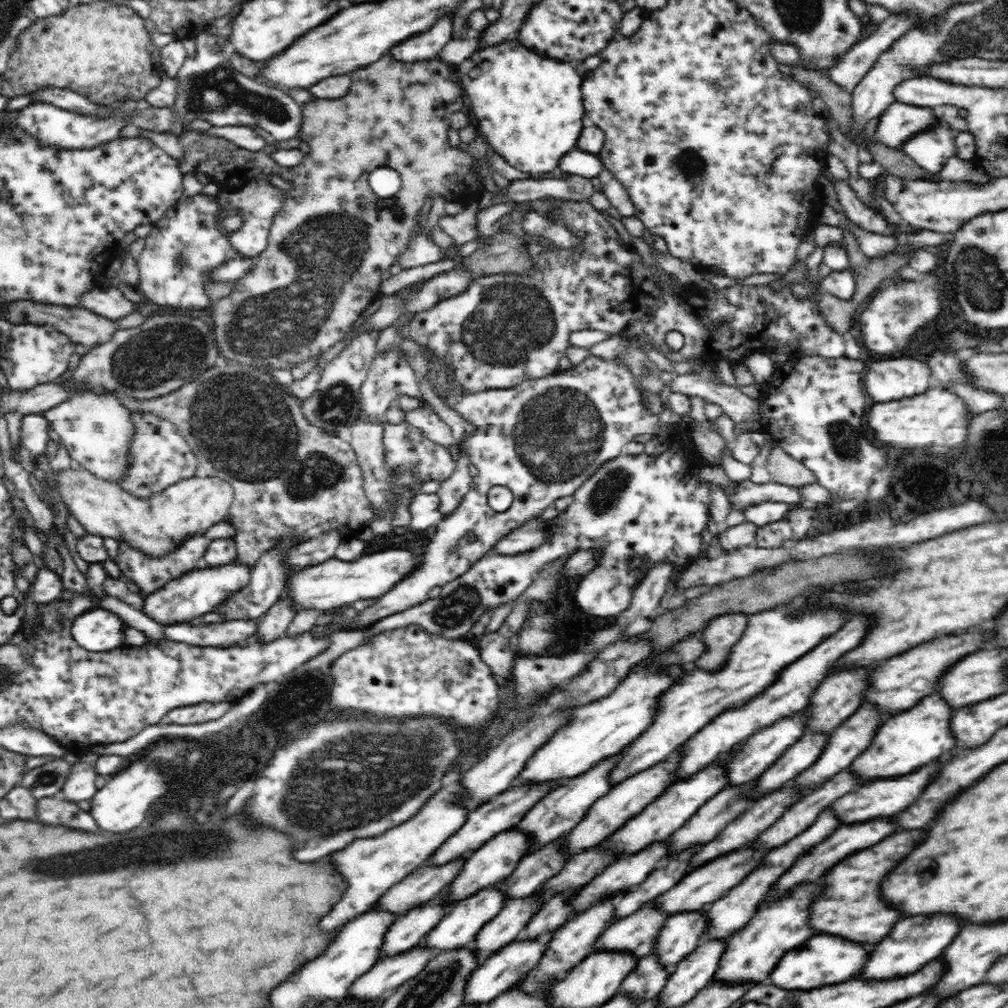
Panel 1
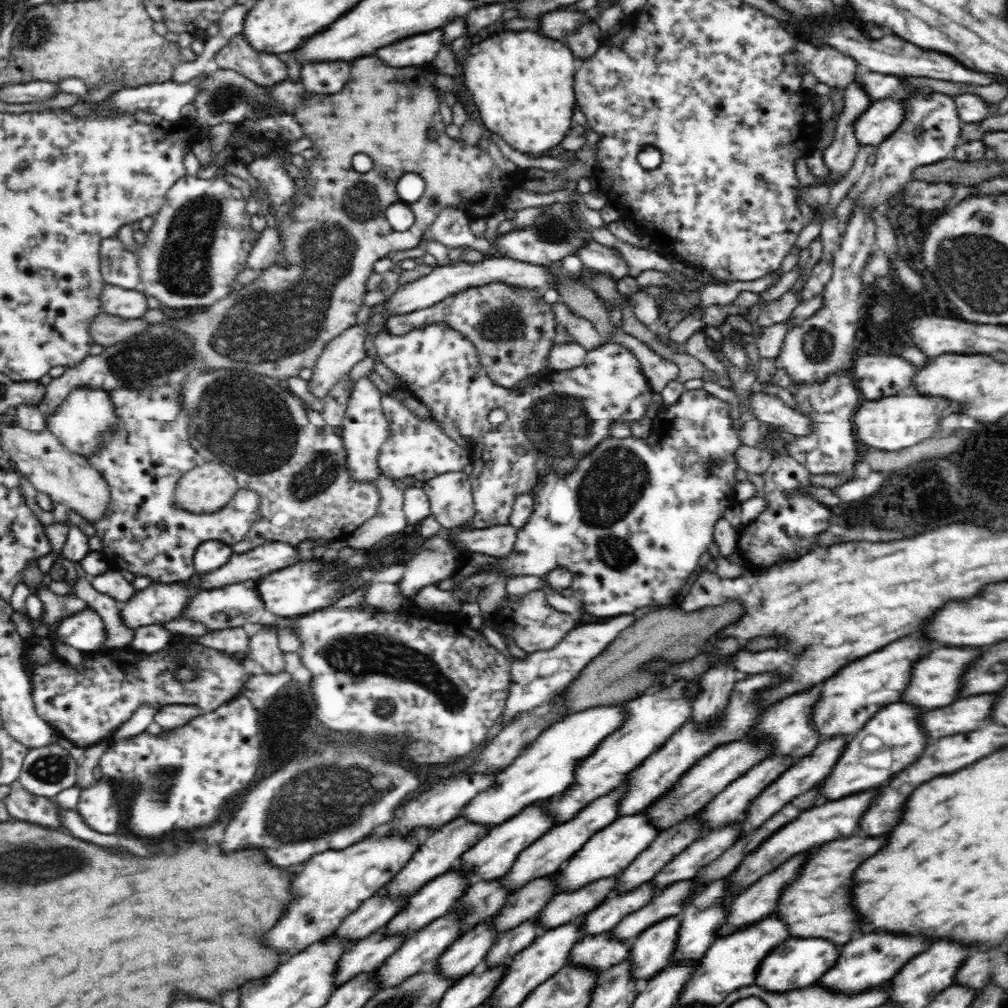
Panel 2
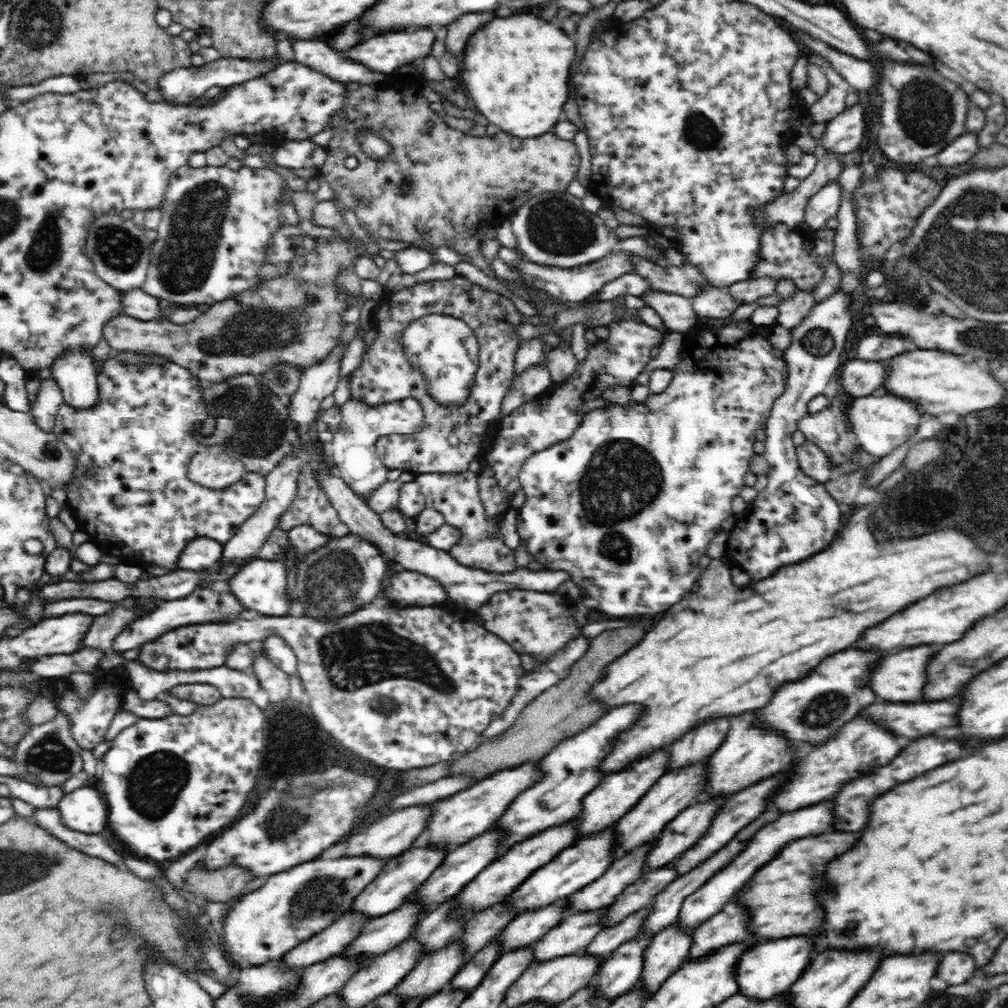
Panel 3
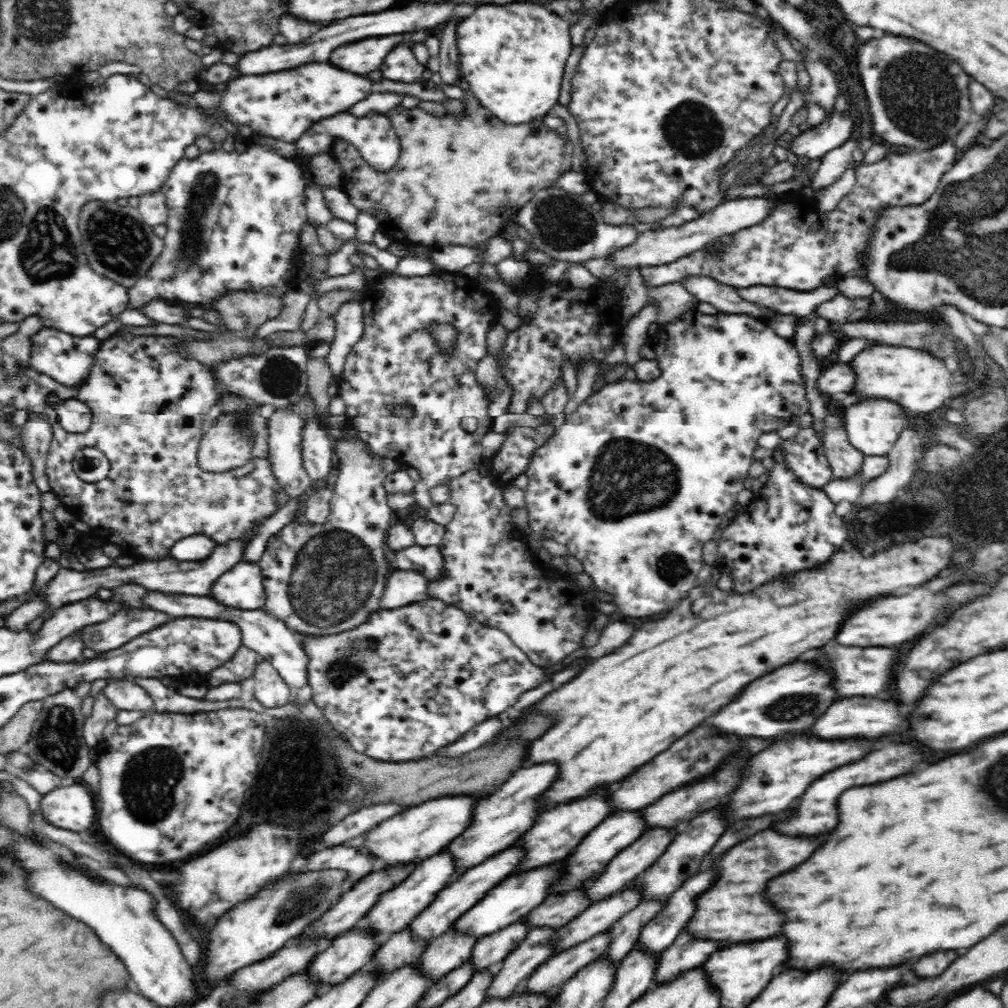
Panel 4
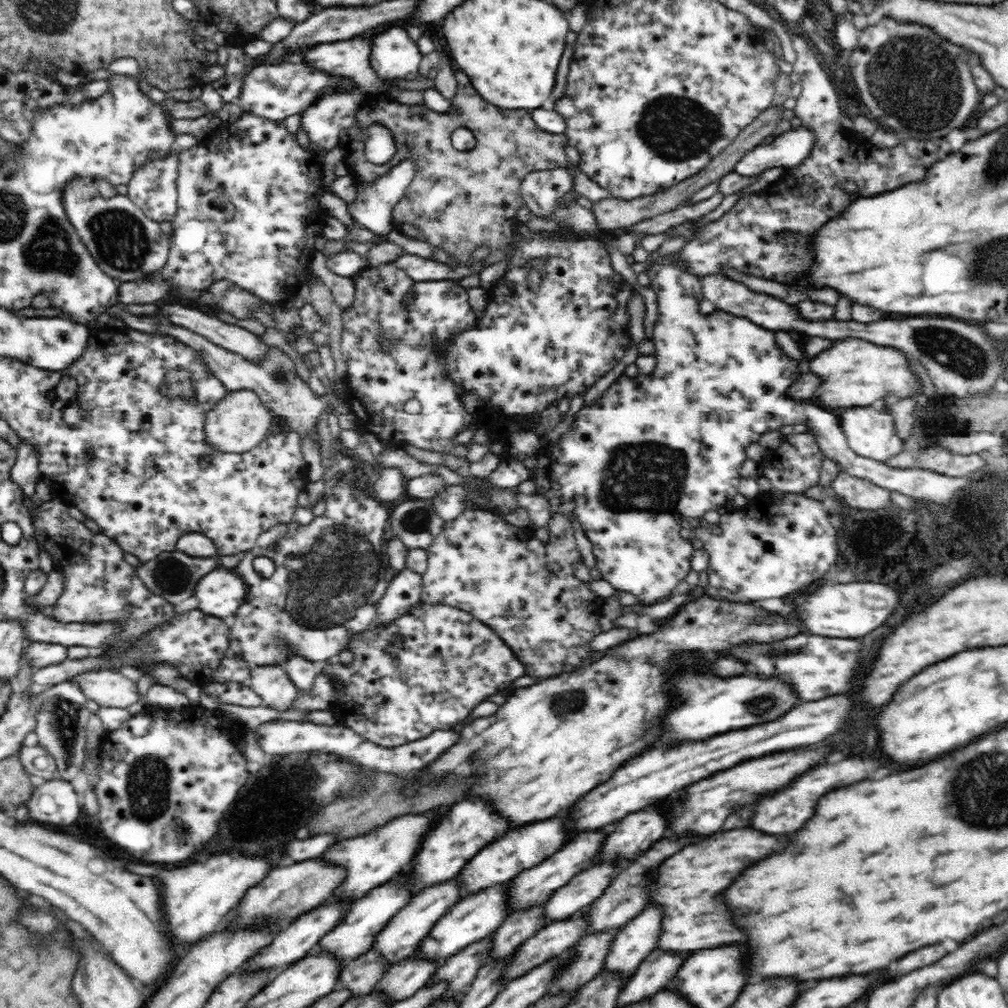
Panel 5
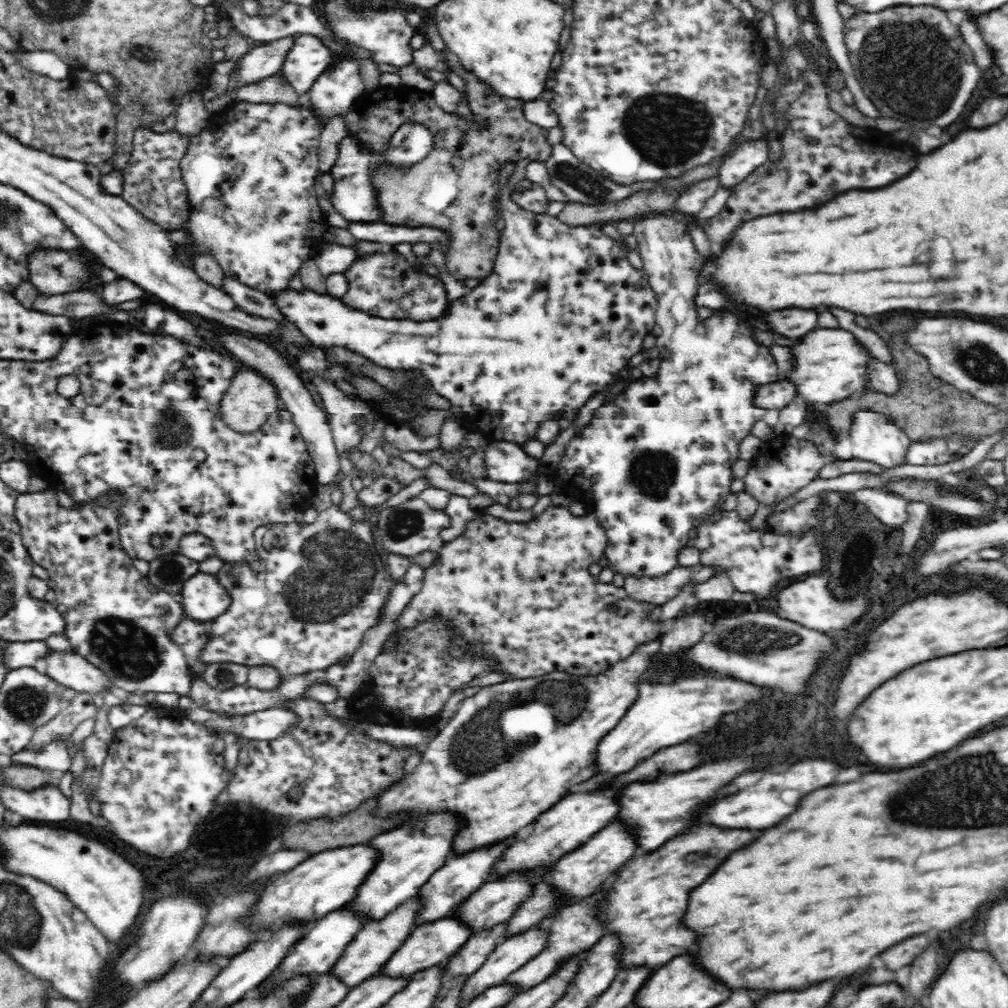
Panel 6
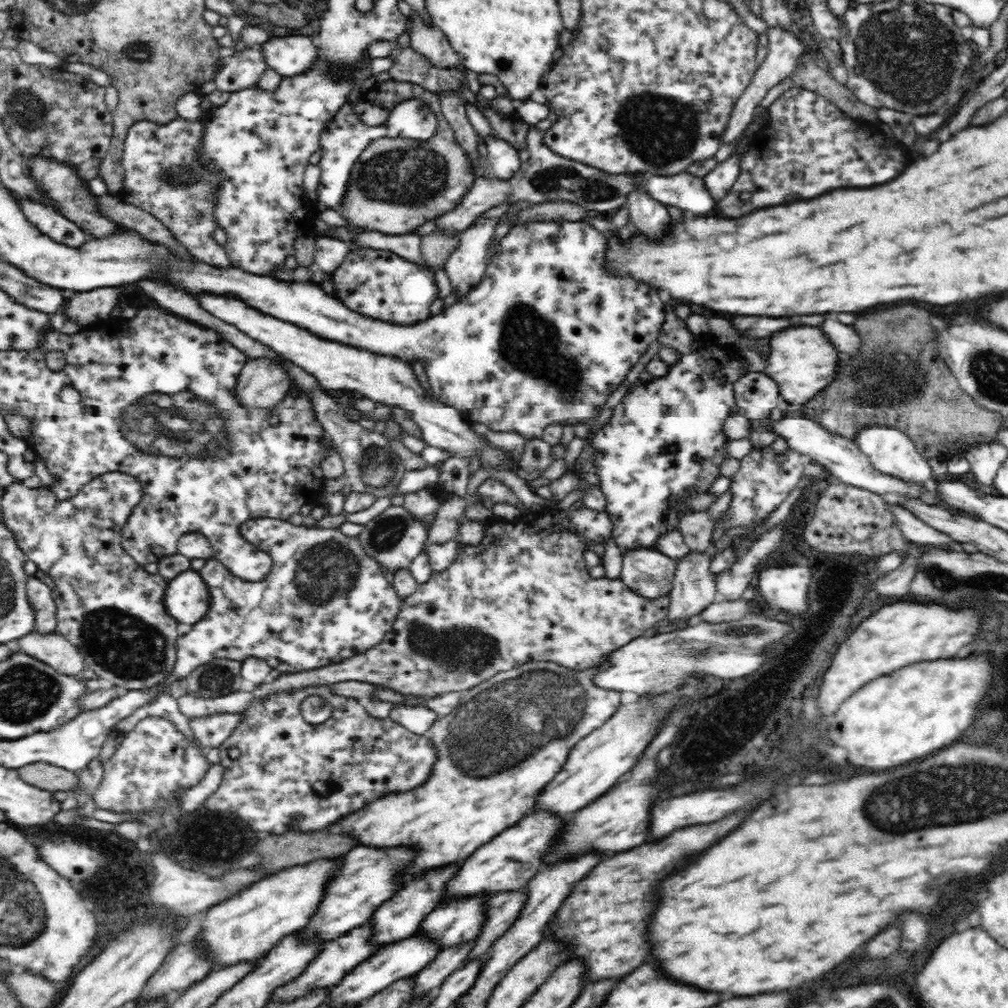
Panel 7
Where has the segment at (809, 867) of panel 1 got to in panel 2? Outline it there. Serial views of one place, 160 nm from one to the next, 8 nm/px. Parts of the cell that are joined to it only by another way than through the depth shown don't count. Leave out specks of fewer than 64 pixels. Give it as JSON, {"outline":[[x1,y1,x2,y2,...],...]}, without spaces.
{"outline":[[804,854,792,856,784,862,784,866,778,866,774,872,760,878,760,882,755,882,754,886,750,885,738,894,729,903,725,923,717,930,716,937,726,937,736,929,743,929,762,920,766,914,772,914,778,906,780,890,792,882,792,876,796,876,796,870,800,870,800,862,804,862]]}

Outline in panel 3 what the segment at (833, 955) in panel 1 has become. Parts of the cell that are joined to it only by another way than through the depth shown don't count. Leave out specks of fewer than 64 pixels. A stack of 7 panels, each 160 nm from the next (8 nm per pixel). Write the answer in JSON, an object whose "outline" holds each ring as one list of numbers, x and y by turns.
{"outline":[[792,936,792,938,780,938,780,940,772,940,766,944,758,944,752,950,748,950,744,954,744,958,738,959,737,966,733,970,733,976,737,978,738,993,754,996,751,1000,758,998,774,998,776,994,780,994,780,990,788,990,788,986,792,986,792,982,796,982,796,978,800,978,800,974,804,974,804,966,808,966,810,956,814,952,814,944,808,942,808,938,804,936]]}

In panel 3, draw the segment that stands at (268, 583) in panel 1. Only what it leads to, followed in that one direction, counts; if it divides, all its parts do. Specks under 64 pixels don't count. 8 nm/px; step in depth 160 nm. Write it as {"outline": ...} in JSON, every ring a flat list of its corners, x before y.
{"outline":[[198,587,184,598,160,602,158,608,154,609,150,614,127,624,126,628,113,640,112,648,116,654,124,653,127,650,136,648,136,646,140,646,140,644,149,643,172,629,193,624,228,623,234,619,242,618,244,612,247,613,248,617,252,614,230,591,226,590,217,593,210,587]]}

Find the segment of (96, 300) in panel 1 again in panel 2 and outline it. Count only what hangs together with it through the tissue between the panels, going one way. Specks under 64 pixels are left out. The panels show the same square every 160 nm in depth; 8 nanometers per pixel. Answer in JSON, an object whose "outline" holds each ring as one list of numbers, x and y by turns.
{"outline":[[106,283,102,291,103,312,123,319,140,319,148,310,143,294,141,289,124,290]]}

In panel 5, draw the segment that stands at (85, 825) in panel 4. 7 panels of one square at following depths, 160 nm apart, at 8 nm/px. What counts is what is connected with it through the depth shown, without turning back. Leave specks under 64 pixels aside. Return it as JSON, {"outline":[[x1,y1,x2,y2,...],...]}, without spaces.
{"outline":[[56,777,42,782,26,805,29,816,38,822,70,826,82,814,81,798,70,781]]}

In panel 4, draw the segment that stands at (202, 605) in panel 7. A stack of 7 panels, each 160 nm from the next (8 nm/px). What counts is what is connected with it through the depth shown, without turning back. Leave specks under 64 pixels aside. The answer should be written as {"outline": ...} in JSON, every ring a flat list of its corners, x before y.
{"outline":[[245,560,236,564,216,580,209,596,230,608,264,608,265,588,260,565]]}

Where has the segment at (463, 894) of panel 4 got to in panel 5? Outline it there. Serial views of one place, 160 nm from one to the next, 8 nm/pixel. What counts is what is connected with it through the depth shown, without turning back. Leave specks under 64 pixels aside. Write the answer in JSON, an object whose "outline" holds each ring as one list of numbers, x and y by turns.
{"outline":[[450,879,419,889,417,895,404,907,392,920,376,935,372,949,381,952,389,964,395,965,406,957,414,956,421,942,425,939,432,927,444,916,450,908,459,903,465,897,465,893,457,886,457,881]]}

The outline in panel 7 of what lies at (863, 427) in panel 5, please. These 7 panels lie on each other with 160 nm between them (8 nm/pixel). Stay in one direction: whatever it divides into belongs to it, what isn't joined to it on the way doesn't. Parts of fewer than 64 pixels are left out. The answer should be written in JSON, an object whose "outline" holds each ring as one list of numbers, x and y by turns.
{"outline":[[867,425,866,429,855,434,855,443,872,466,890,477,900,478,909,484,924,484,934,480,935,475,930,469,928,460,921,455,912,439,901,430,882,425]]}

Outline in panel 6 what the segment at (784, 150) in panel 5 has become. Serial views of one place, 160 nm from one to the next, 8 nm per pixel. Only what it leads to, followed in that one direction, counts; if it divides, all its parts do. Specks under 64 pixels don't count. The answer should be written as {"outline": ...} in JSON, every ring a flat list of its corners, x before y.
{"outline":[[744,140,721,164,717,177,722,187,732,187,742,182,766,161,768,161,766,140]]}

